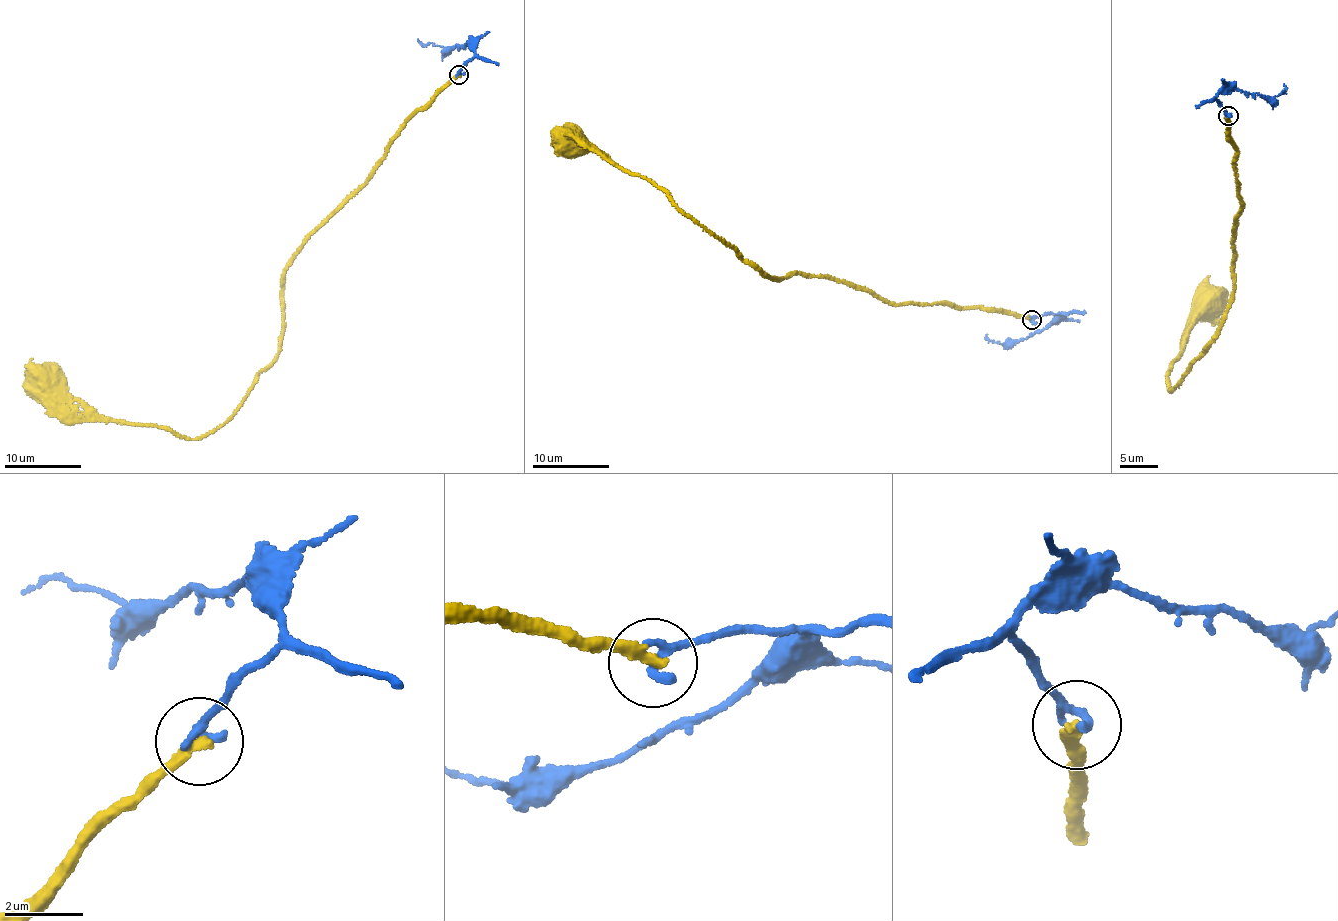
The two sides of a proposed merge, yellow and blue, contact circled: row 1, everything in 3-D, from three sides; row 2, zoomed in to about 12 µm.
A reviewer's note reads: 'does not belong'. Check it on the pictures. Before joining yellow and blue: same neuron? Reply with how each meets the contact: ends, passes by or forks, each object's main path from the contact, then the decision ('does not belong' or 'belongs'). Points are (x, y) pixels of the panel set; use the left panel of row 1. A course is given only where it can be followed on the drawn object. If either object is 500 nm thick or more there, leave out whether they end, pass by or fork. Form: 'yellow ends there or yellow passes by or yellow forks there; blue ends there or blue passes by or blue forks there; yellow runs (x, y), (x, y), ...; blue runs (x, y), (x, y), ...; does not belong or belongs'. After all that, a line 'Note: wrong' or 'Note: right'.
yellow ends there; blue ends there; yellow runs (459, 74), (287, 267), (275, 362), (222, 424), (188, 439), (123, 422), (43, 374); blue runs (457, 74), (474, 56), (465, 43), (444, 47), (423, 44), (417, 39); does not belong
Note: right

